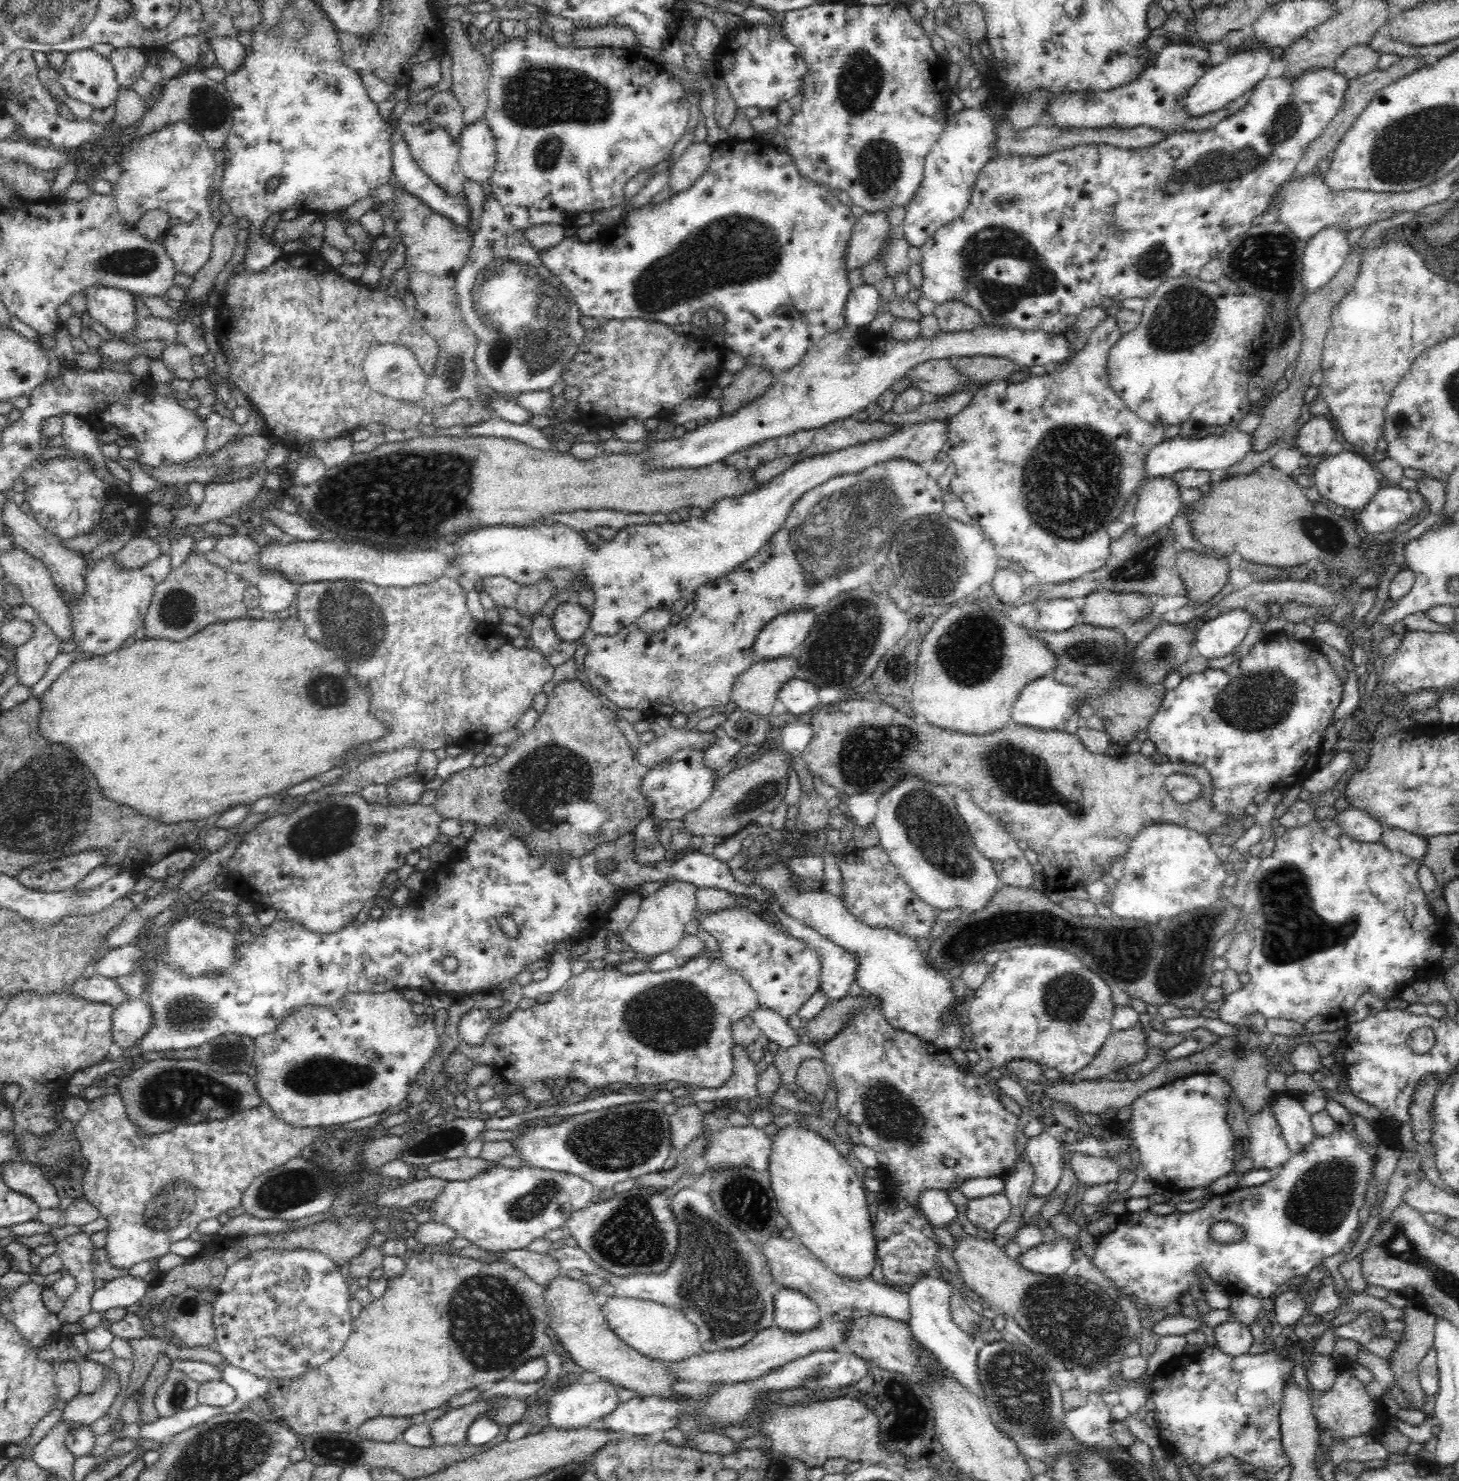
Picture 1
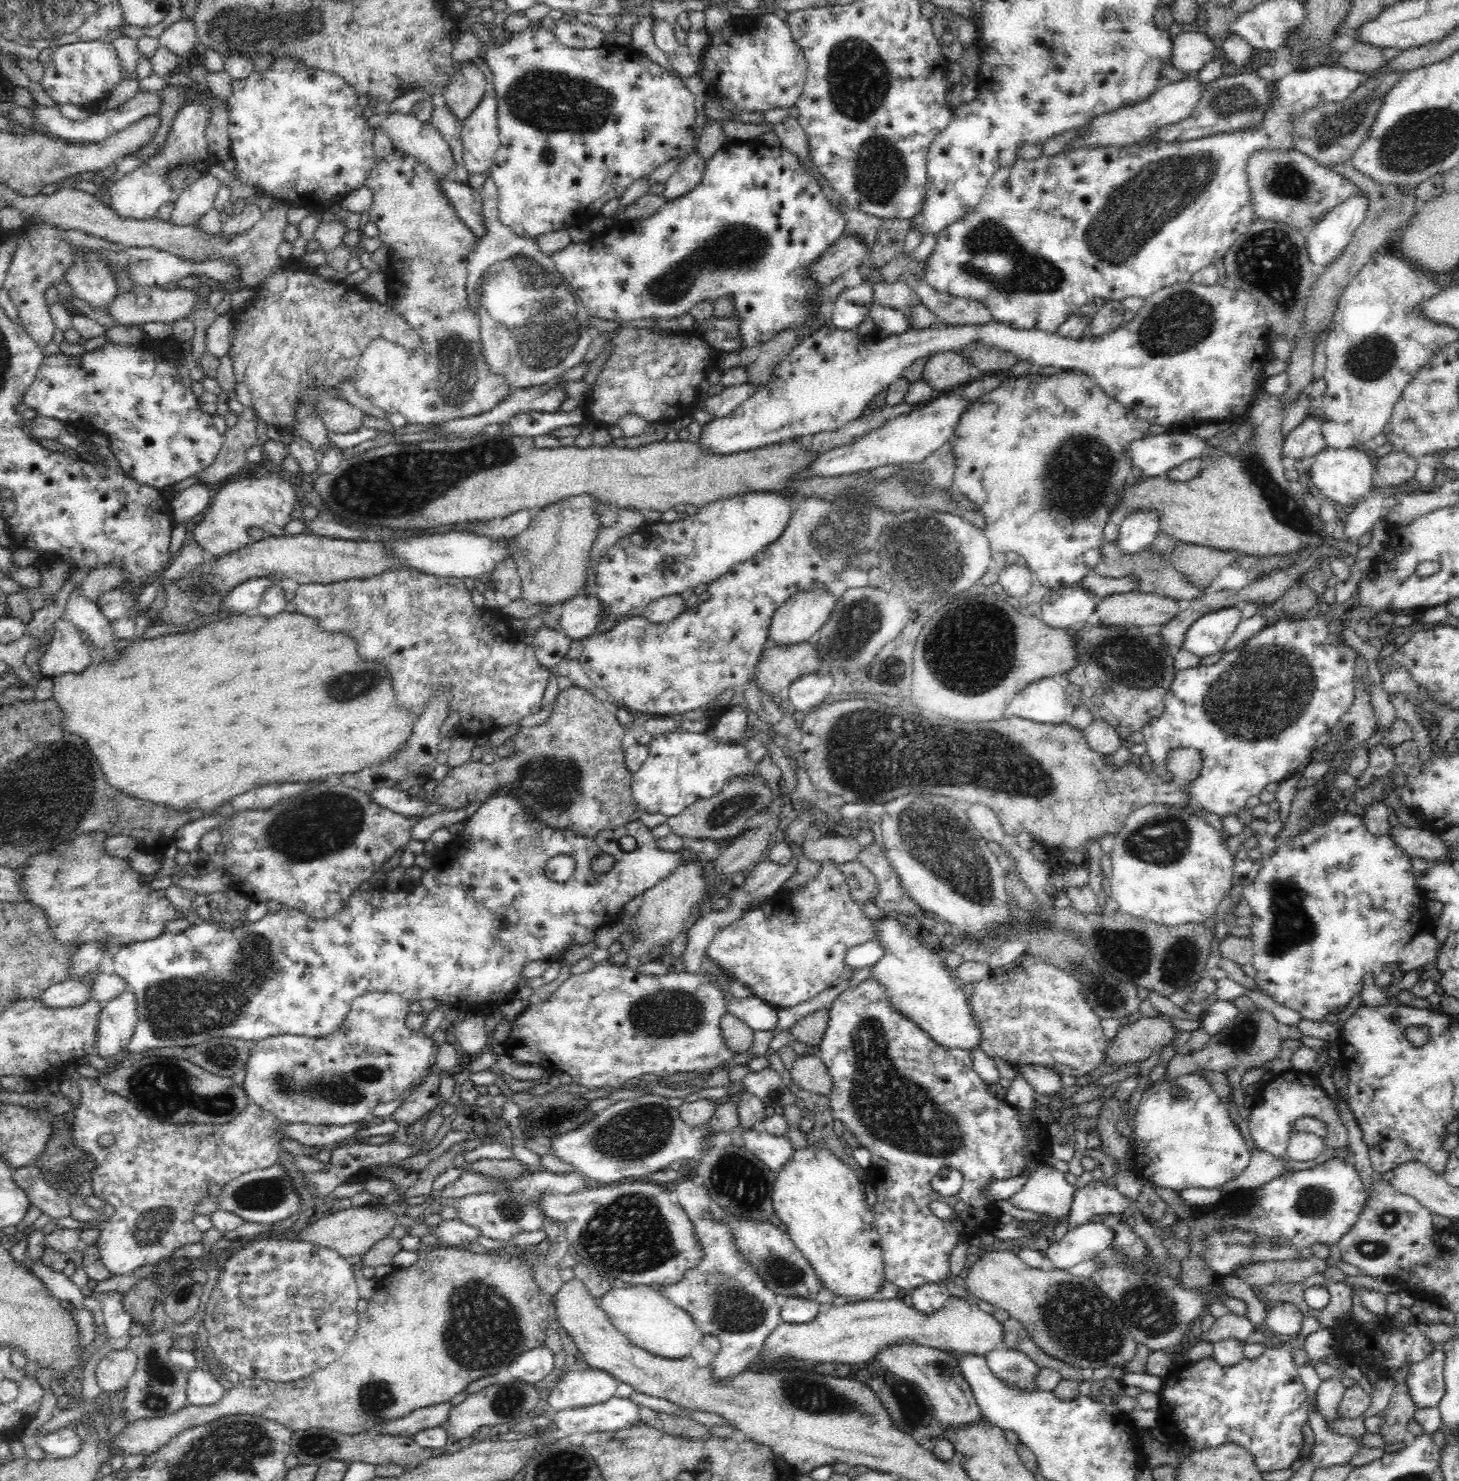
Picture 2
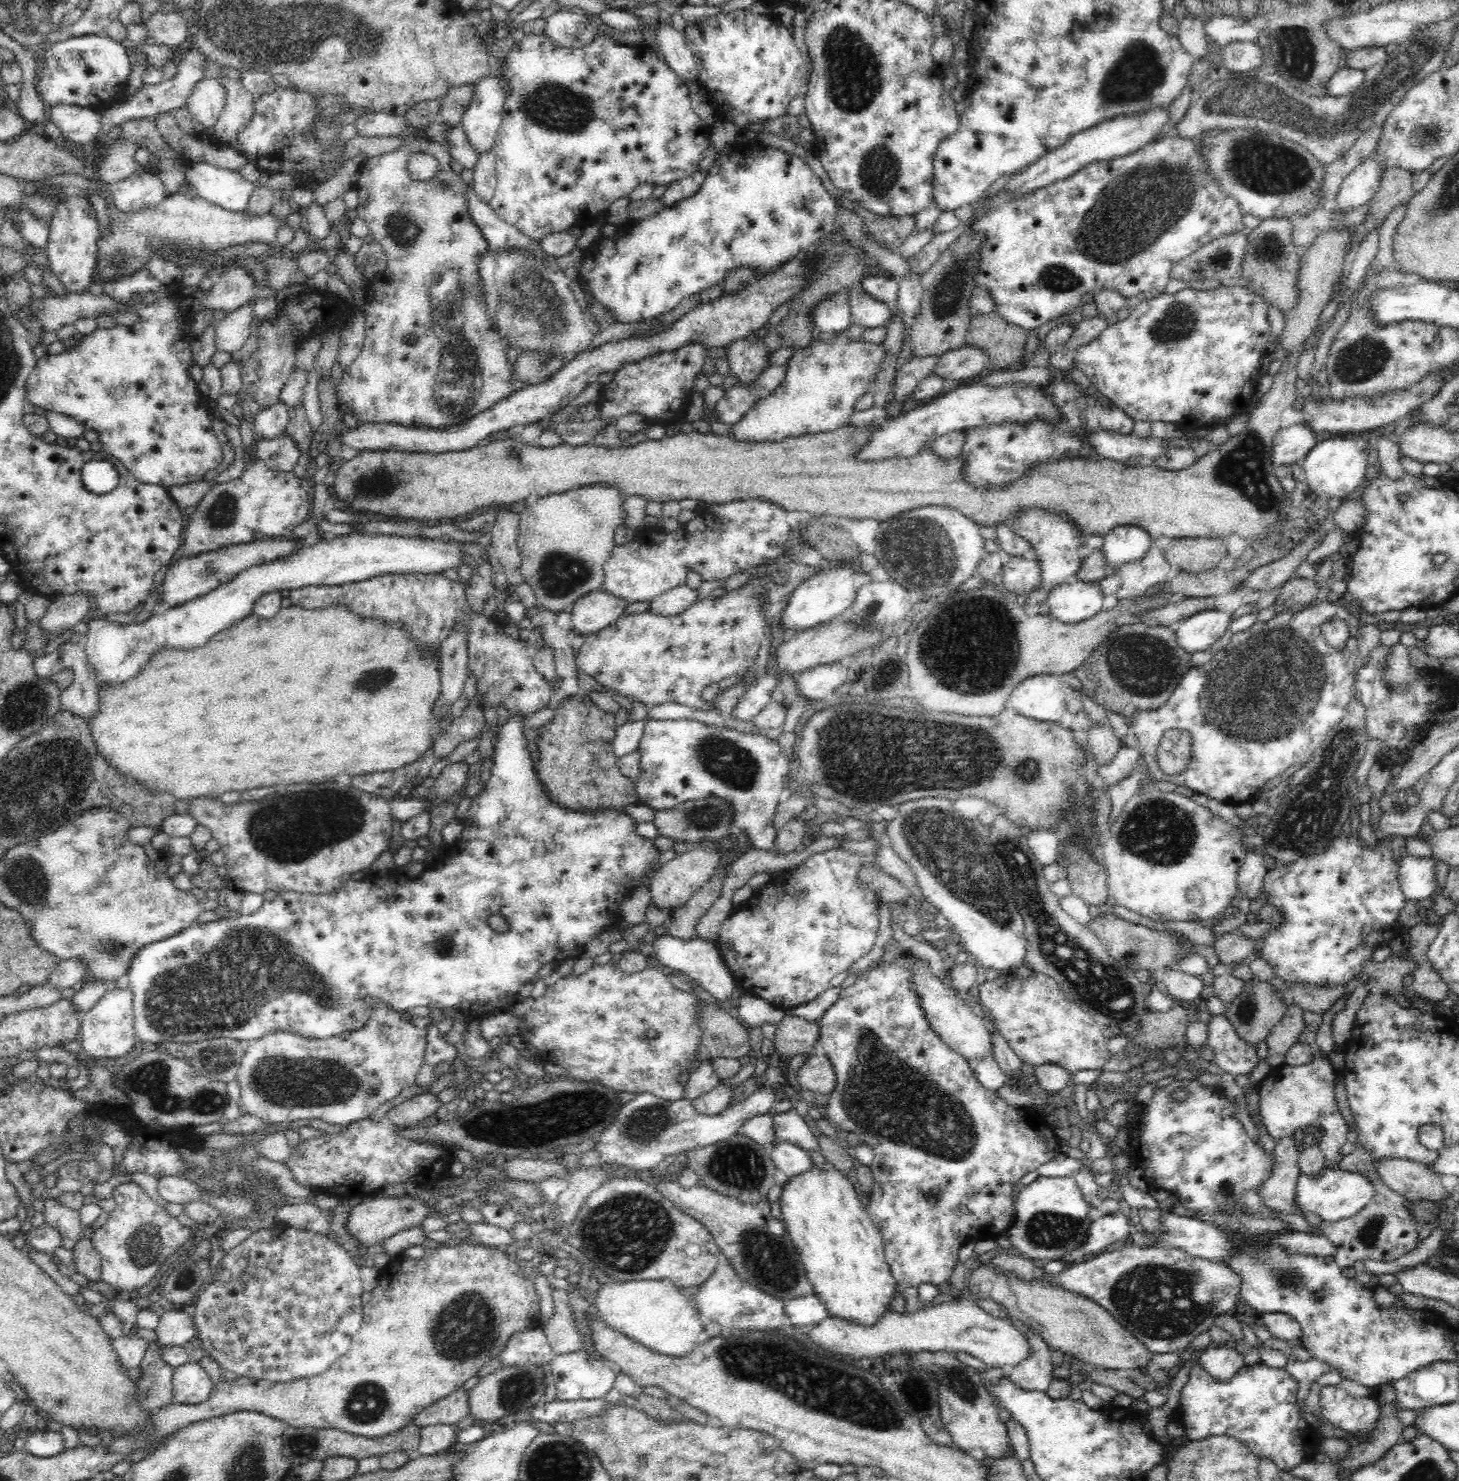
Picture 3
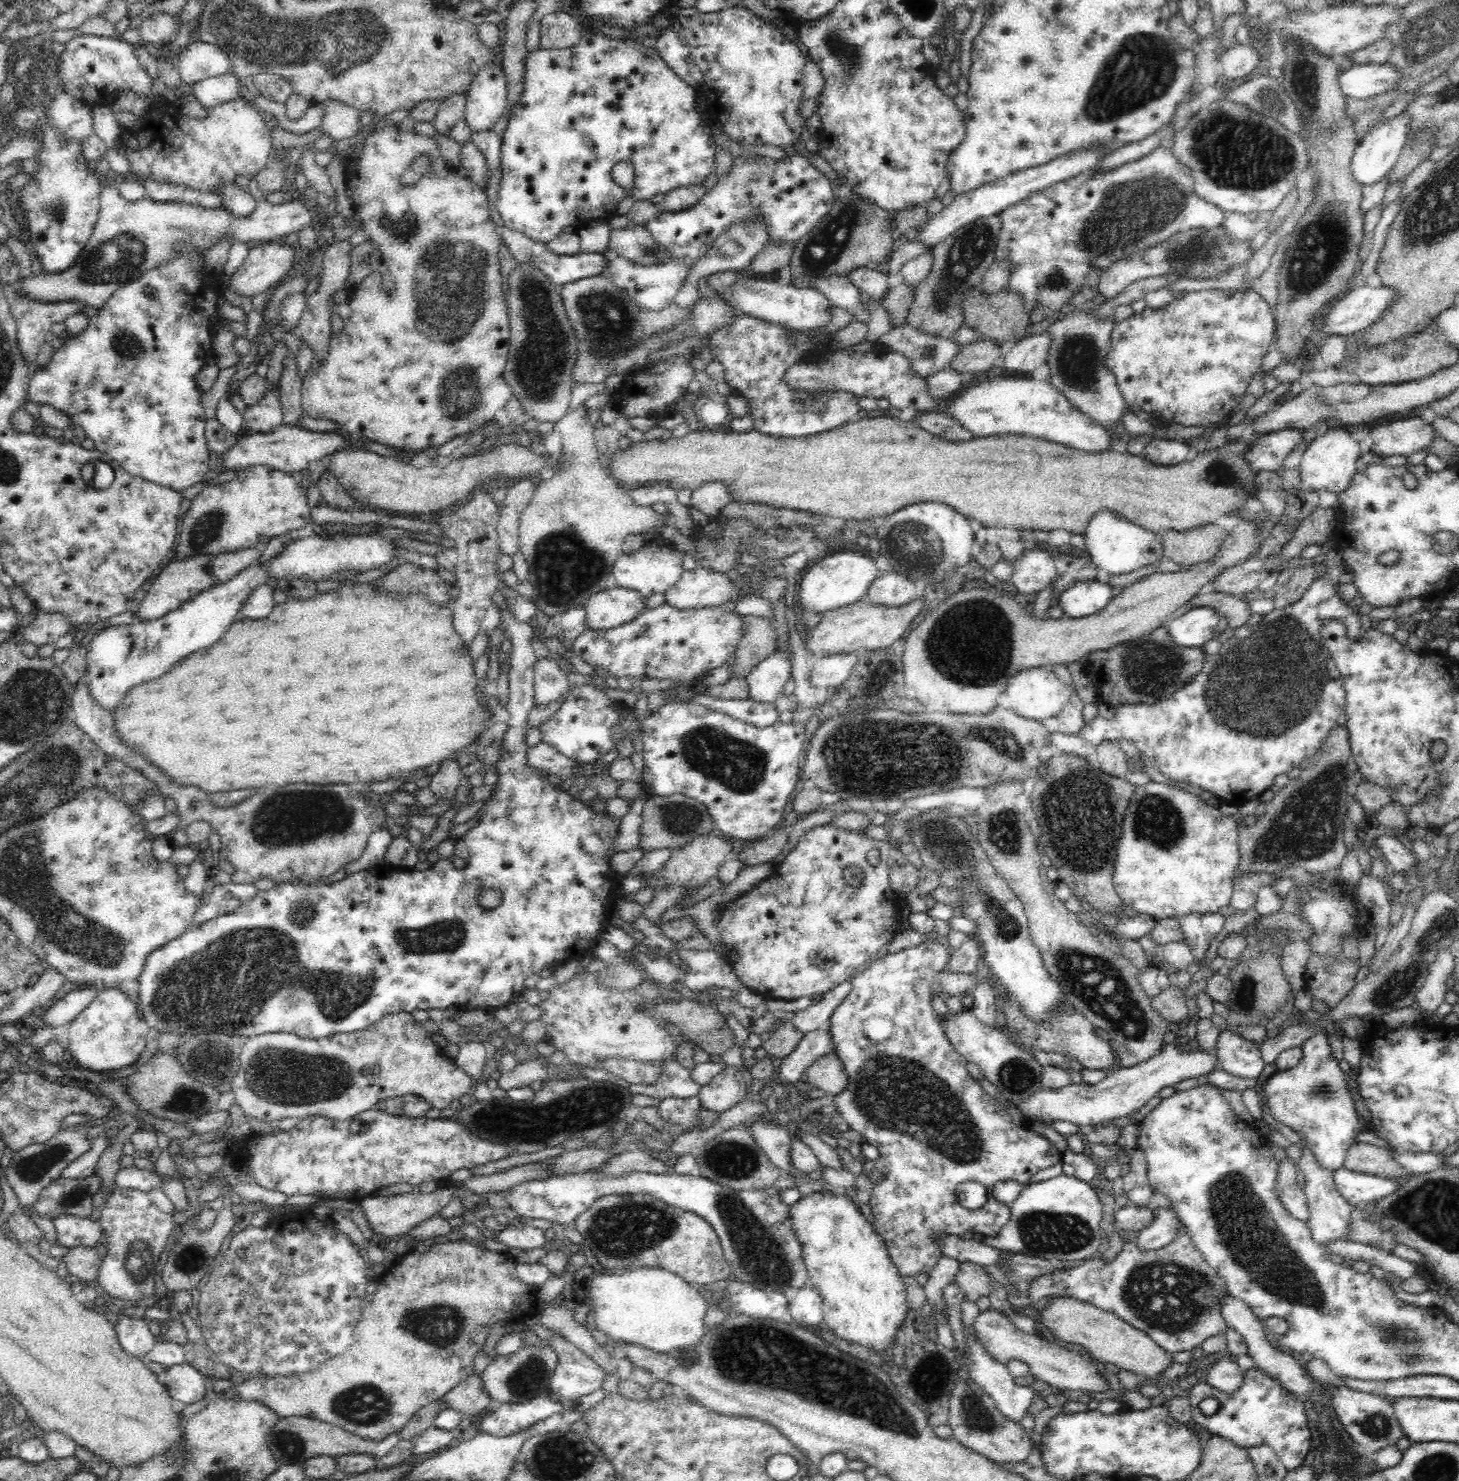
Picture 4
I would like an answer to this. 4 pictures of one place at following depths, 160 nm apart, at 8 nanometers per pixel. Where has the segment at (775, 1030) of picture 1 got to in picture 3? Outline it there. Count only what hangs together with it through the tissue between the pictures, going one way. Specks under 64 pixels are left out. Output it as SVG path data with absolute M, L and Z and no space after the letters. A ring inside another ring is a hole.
M666 935L654 942L653 949L657 965L661 969L684 974L689 980L695 982L698 986L702 986L706 992L714 996L717 1003L725 1007L730 1006L736 982L732 971L723 961L722 955L720 955L720 951L715 946L714 941L706 941L700 938L684 941L676 939L671 935ZM748 994L738 997L736 1008L738 1018L749 1028L761 1026L763 1023L777 1026L786 1015L784 1010Z

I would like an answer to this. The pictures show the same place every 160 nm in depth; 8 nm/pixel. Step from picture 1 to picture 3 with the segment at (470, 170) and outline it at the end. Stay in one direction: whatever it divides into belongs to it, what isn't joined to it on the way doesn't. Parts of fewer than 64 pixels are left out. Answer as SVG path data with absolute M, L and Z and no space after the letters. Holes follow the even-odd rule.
M486 75L474 84L470 106L461 120L466 137L480 156L494 148L506 94L500 79Z

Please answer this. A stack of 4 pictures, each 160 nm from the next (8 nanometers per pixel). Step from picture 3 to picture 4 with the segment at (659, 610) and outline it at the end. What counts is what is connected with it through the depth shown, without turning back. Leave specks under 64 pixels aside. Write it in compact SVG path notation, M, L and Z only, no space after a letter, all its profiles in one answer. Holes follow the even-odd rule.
M697 566L694 570L685 570L681 574L680 580L677 580L676 584L665 592L665 603L678 610L722 606L730 598L735 601L738 598L740 591L736 589L734 583L728 579L728 574L712 573L712 571L706 571L706 569Z

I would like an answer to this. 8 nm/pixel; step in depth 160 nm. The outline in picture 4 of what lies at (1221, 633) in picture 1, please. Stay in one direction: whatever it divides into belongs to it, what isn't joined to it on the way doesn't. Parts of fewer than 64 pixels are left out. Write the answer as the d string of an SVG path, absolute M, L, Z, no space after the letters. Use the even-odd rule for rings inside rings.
M1194 608L1167 623L1166 627L1178 646L1198 648L1214 638L1220 615L1212 608Z

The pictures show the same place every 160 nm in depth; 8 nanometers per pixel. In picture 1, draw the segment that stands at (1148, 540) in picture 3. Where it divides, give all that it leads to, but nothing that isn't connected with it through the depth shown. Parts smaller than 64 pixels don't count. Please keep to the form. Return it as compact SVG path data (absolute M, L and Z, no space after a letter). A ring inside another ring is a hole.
M1172 475L1150 478L1141 486L1137 497L1131 524L1140 538L1146 538L1160 526L1169 524L1184 506L1180 488Z

